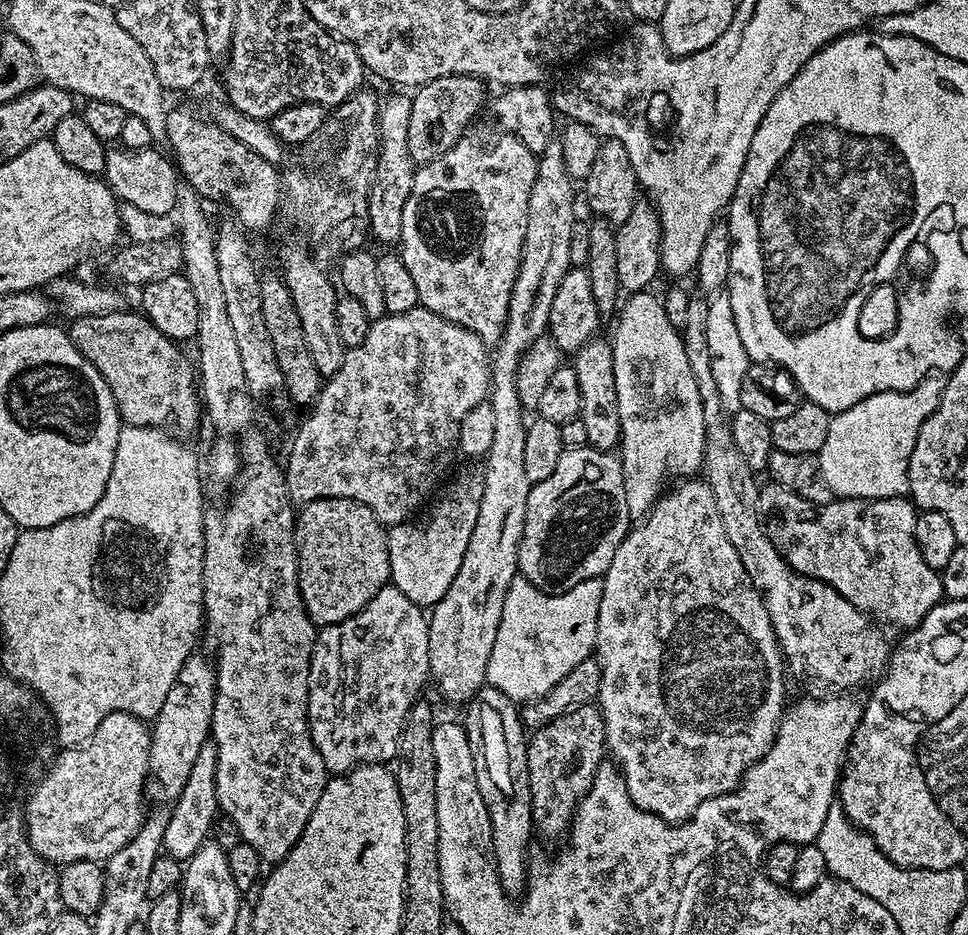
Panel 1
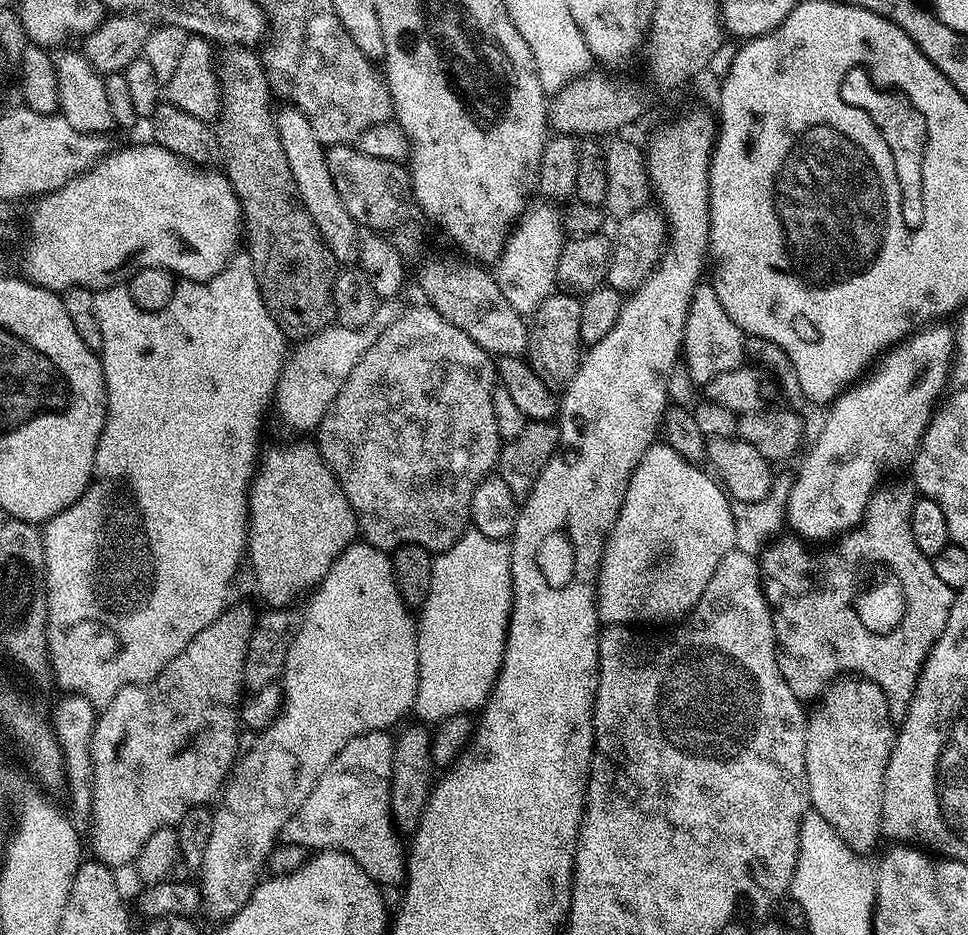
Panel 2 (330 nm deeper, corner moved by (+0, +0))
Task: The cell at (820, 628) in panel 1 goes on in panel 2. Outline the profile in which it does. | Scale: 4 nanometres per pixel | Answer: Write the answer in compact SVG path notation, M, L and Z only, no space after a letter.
M841 678L832 681L824 695L820 697L816 708L811 709L808 721L808 737L806 738L806 778L808 779L808 799L810 801L811 811L822 814L830 826L846 841L849 848L857 854L868 854L868 851L876 844L876 839L881 839L882 829L880 820L882 819L882 794L884 793L884 779L886 778L886 766L890 762L892 748L896 745L897 729L894 727L894 718L888 713L888 703L886 694L875 684L863 678Z

